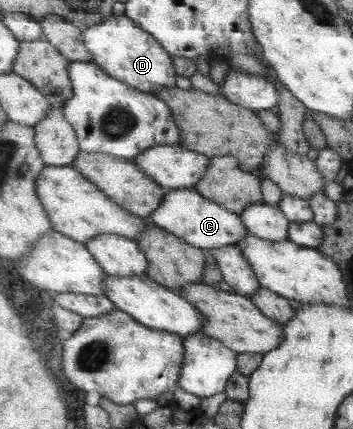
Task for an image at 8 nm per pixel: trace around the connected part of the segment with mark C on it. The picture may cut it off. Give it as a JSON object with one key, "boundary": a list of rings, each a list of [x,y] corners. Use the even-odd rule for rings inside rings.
{"boundary":[[[195,188],[167,191],[162,206],[151,214],[150,220],[153,224],[182,237],[184,241],[187,241],[187,244],[195,245],[206,251],[235,245],[237,241],[245,238],[249,233],[240,214],[231,212],[230,209],[223,208],[223,205],[209,200]]]}

